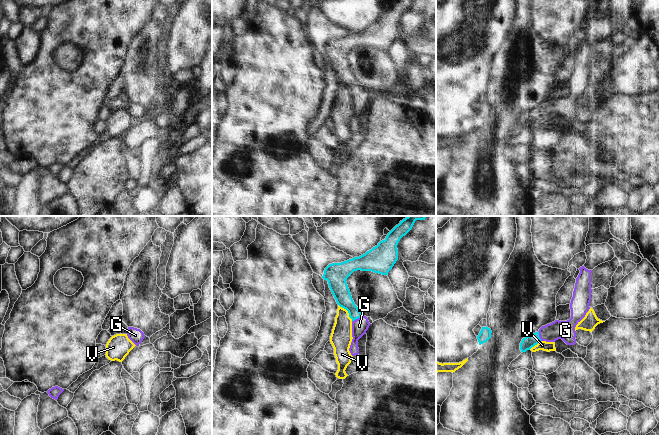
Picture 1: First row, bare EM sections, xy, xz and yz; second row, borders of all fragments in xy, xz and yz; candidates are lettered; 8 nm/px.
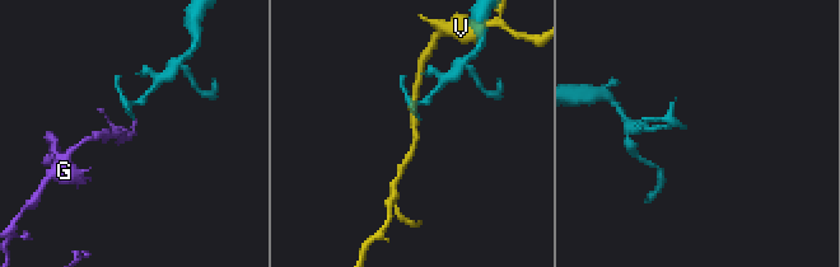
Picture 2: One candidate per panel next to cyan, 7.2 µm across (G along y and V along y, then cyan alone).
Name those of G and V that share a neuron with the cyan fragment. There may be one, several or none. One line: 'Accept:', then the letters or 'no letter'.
Accept: G

